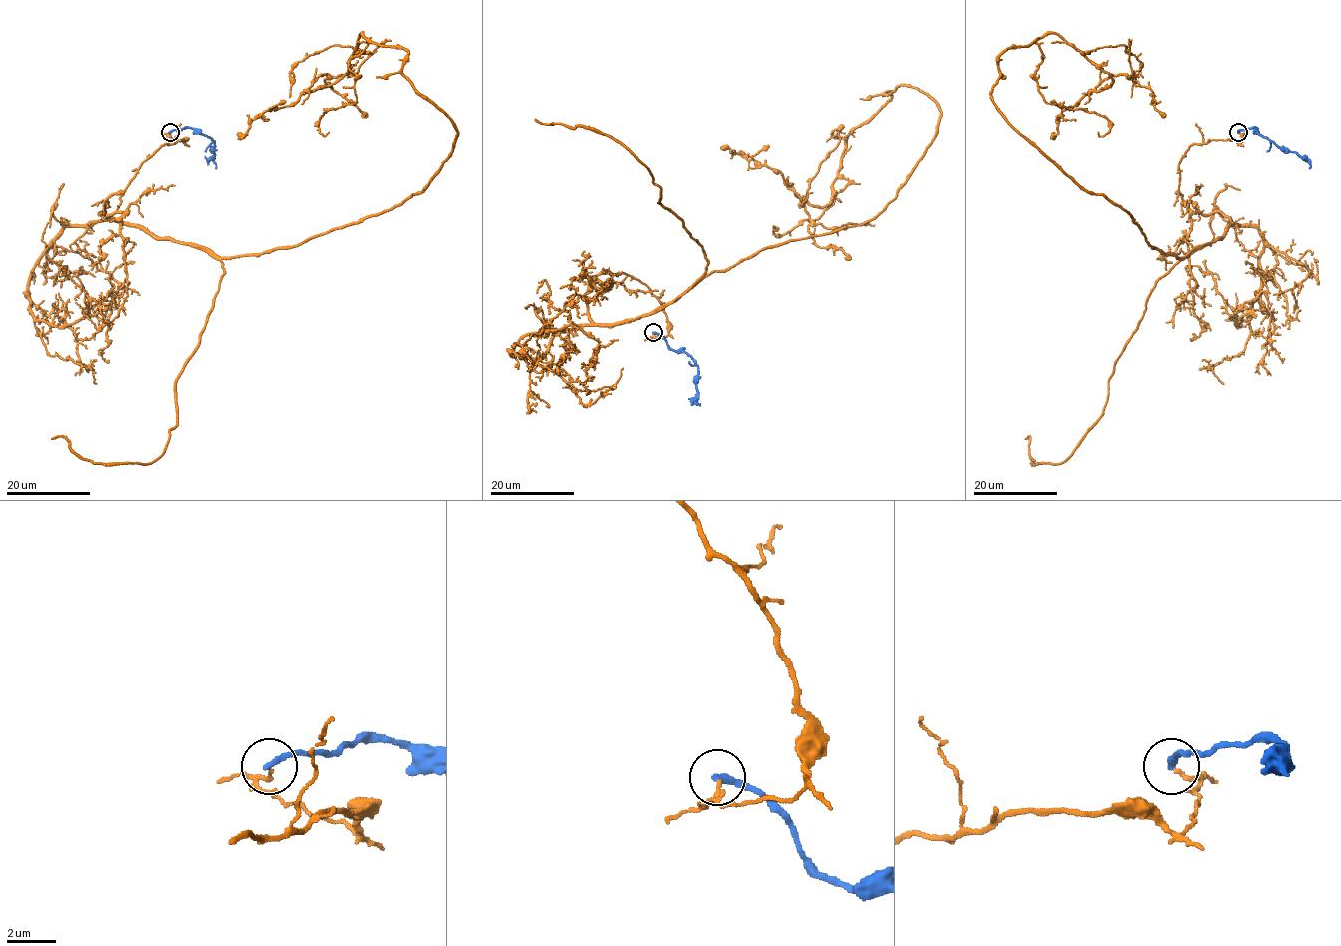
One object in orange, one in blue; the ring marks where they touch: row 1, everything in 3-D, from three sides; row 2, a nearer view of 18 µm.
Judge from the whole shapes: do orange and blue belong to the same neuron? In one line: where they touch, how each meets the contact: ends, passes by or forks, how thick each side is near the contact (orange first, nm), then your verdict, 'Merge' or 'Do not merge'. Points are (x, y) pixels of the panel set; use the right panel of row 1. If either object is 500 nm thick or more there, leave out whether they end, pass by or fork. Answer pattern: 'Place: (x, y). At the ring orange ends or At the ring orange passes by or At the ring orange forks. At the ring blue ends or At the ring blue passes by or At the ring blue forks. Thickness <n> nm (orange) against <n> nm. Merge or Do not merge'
Place: (1238, 132). At the ring orange ends. At the ring blue ends. Thickness 180 nm (orange) against 280 nm. Do not merge

